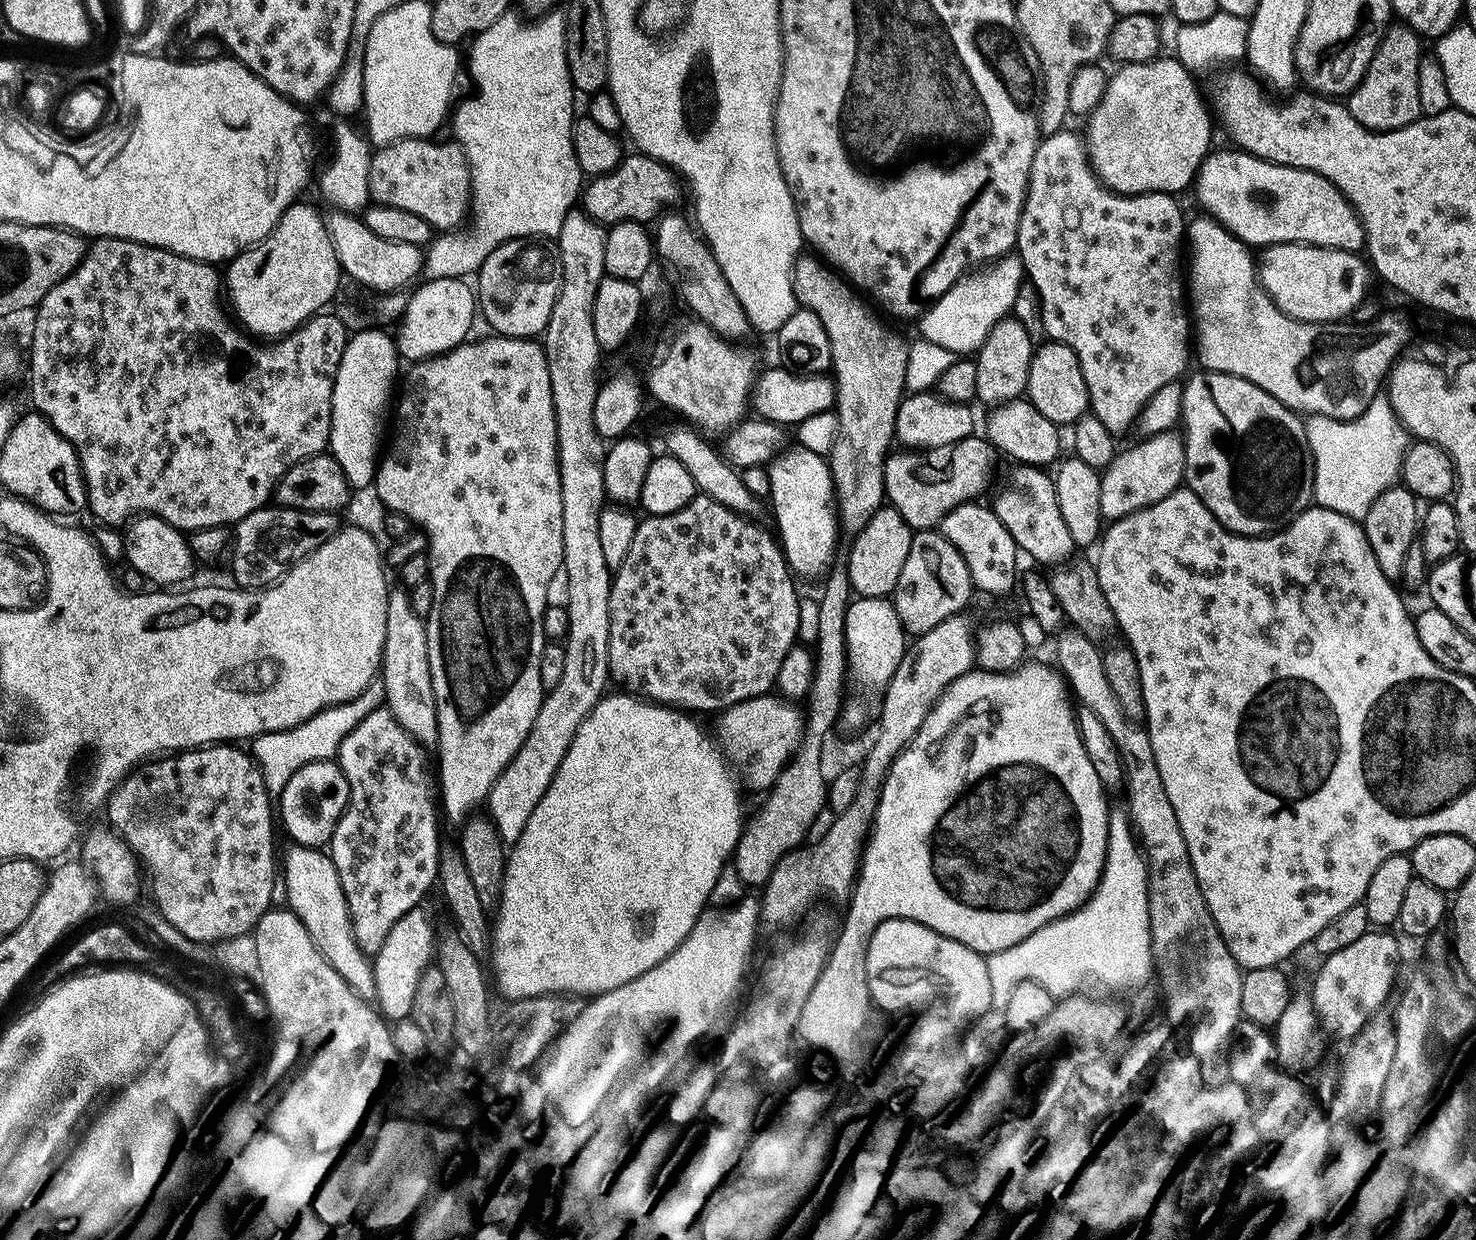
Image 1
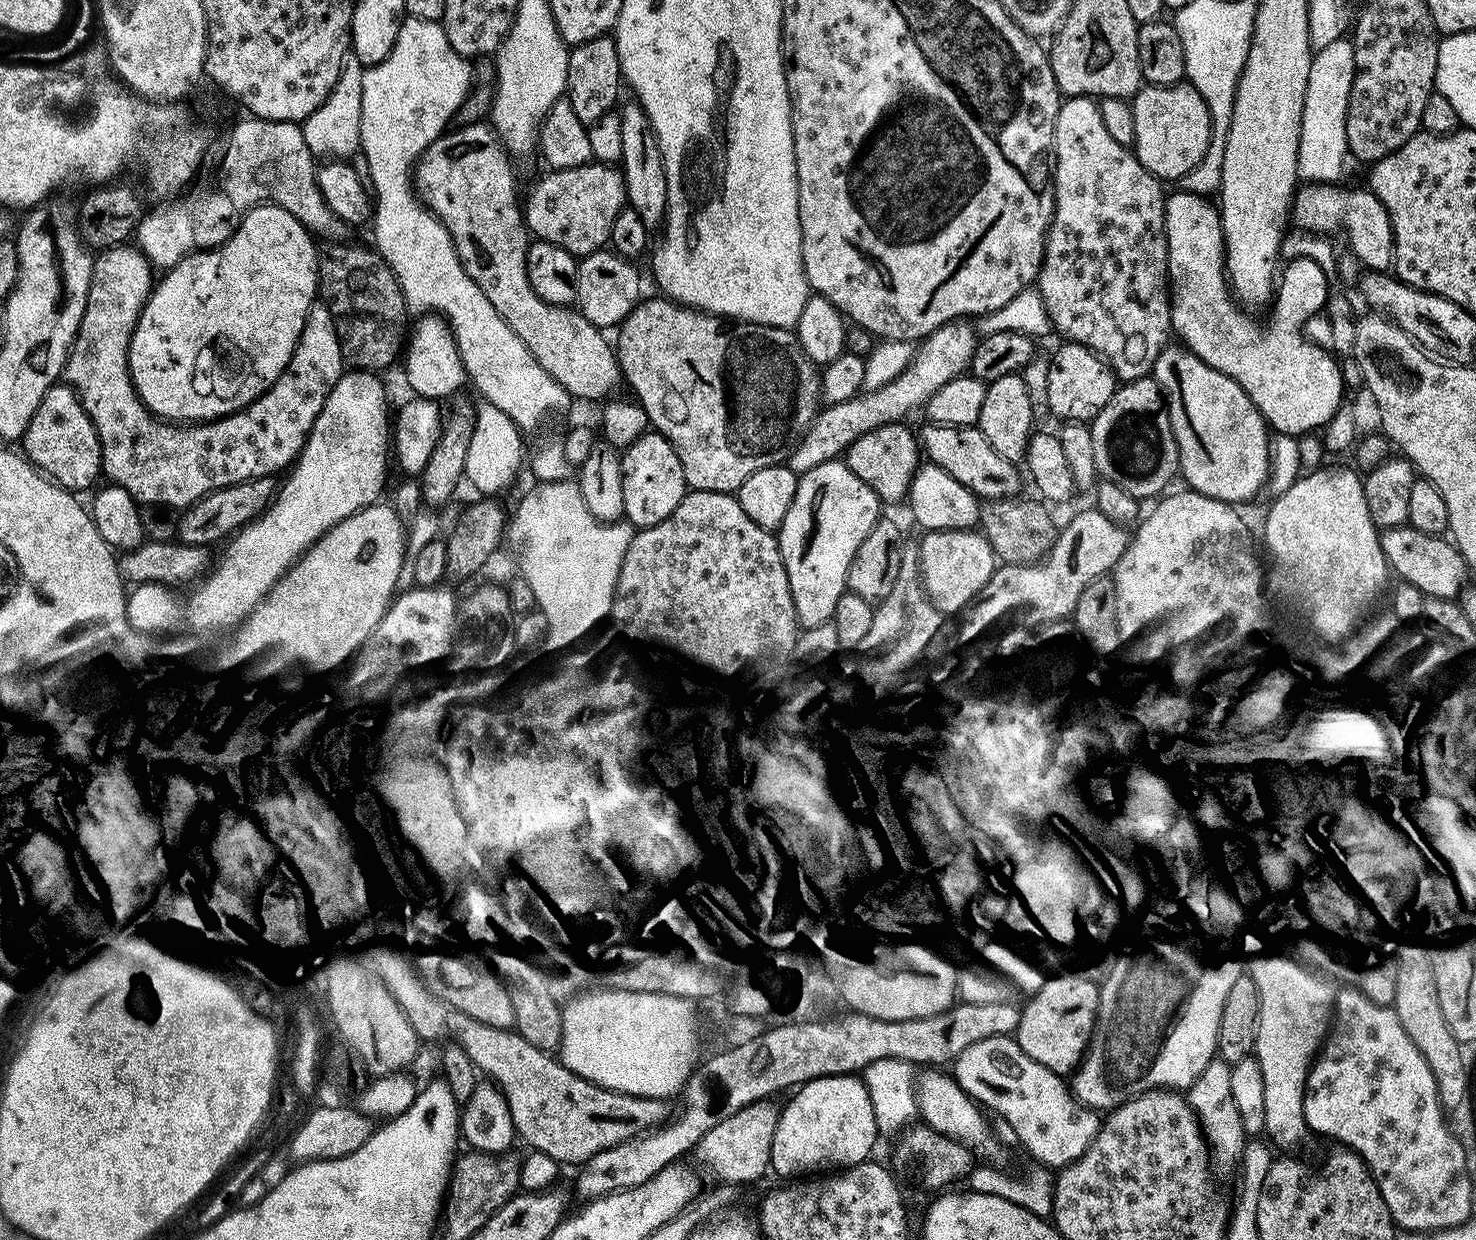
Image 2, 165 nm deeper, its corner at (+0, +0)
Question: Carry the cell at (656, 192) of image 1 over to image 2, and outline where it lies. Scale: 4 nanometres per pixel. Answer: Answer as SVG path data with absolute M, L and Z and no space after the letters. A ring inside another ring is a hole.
M593 162L545 171L545 176L528 192L528 201L522 204L525 225L536 240L545 240L554 246L562 246L571 256L583 258L591 252L601 251L610 241L610 230L614 226L614 218L626 206L624 194L624 174L619 167L610 164Z

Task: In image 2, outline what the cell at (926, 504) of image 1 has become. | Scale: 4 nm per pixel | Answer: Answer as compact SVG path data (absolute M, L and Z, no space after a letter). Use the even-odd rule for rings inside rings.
M897 422L878 426L856 439L846 453L848 469L858 474L858 478L862 478L862 482L866 482L885 505L896 504L899 500L901 503L907 497L916 469L922 464L917 433L911 432L906 425Z

